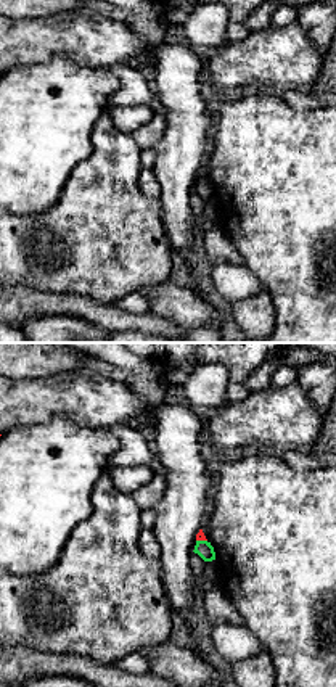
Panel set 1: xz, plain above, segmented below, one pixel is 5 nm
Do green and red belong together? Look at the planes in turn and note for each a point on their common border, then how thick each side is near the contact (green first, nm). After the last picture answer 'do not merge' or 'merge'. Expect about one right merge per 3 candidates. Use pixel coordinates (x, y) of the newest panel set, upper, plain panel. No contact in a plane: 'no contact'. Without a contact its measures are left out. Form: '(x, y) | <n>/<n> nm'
(201, 181) | 80/50 nm

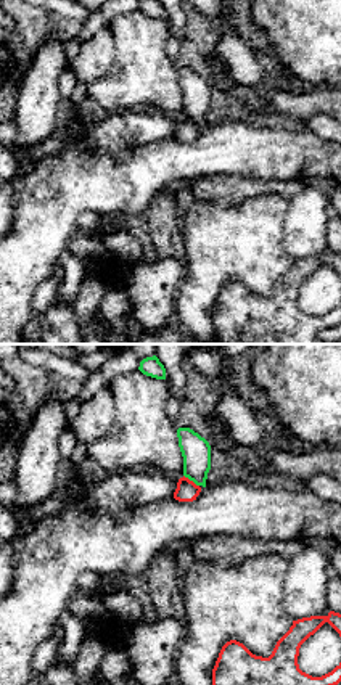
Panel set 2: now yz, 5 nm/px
(192, 119) | 140/110 nm

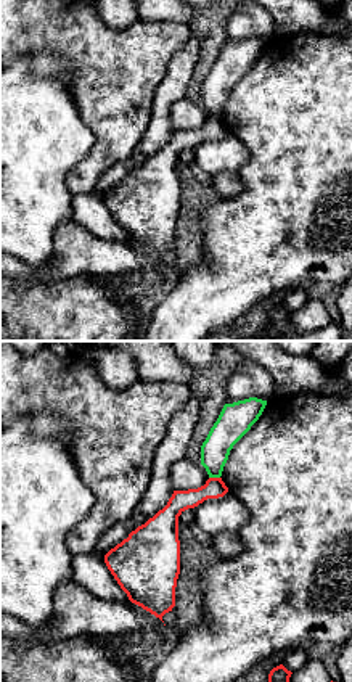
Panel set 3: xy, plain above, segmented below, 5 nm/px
(214, 116) | 150/110 nm

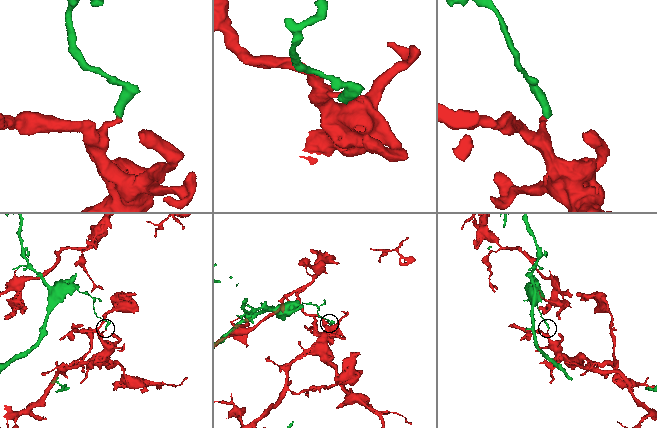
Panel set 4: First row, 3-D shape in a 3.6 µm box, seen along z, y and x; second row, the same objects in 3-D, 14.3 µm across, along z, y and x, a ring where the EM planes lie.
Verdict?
do not merge

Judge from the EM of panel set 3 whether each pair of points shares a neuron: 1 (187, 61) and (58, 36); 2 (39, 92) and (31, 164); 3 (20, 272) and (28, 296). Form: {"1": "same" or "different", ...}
{"1": "different", "2": "same", "3": "different"}

